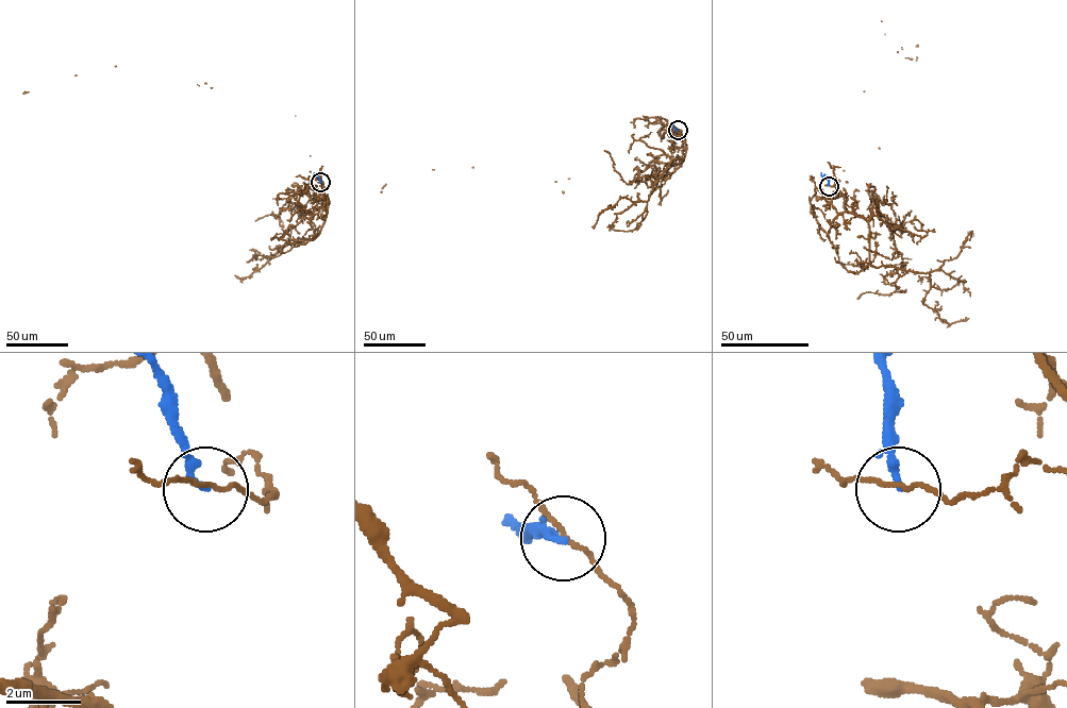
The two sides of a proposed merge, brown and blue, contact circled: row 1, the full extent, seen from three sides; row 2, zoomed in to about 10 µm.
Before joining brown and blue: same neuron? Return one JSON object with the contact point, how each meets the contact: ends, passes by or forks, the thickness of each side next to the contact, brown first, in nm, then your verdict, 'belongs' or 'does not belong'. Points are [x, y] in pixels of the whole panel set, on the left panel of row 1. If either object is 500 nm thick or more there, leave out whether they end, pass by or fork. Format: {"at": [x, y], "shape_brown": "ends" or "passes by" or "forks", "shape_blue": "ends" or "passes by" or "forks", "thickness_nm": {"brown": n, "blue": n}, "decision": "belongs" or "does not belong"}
{"at": [320, 182], "shape_brown": "passes by", "shape_blue": "ends", "thickness_nm": {"brown": 90, "blue": 220}, "decision": "does not belong"}

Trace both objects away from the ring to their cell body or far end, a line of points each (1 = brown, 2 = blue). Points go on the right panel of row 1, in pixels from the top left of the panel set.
1: (829, 185), (846, 211), (878, 215), (872, 199), (887, 188), (864, 91), (901, 47), (885, 34), (916, 60)
2: (829, 186), (827, 176), (820, 172)

